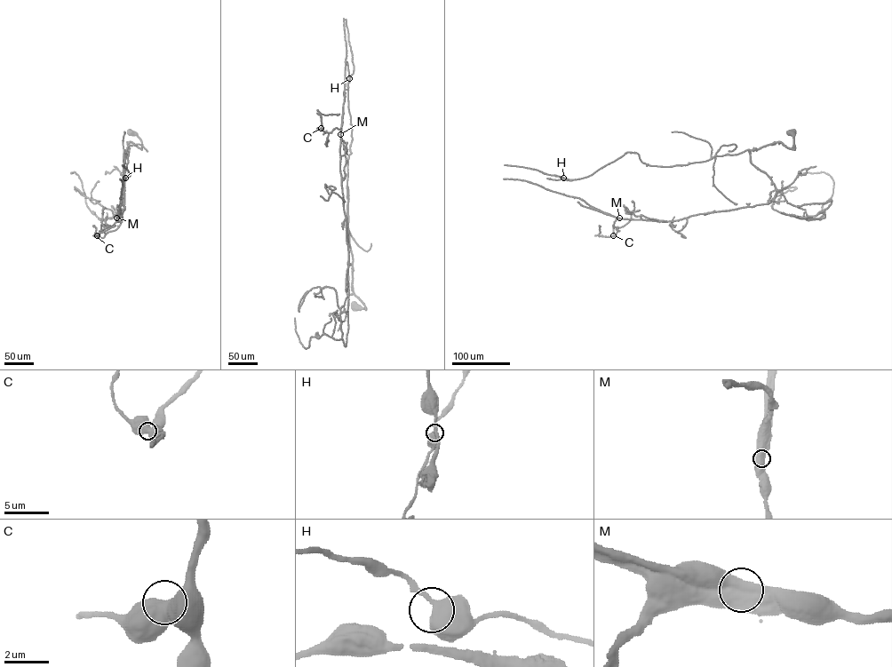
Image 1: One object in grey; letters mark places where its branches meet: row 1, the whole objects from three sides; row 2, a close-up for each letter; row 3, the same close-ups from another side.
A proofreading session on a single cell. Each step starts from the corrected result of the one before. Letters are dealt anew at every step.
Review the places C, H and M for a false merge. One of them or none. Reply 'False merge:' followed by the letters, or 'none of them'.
False merge: M

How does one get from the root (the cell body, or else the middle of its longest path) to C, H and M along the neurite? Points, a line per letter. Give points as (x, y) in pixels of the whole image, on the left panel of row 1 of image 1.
C: (131, 132), (139, 138), (141, 147), (128, 143), (122, 195), (124, 210), (117, 221), (116, 218), (97, 235)
H: (131, 132), (139, 138), (141, 147), (128, 143), (123, 165), (127, 152), (125, 178)
M: (131, 132), (139, 138), (141, 147), (128, 143), (122, 195), (124, 210), (117, 221), (116, 218)

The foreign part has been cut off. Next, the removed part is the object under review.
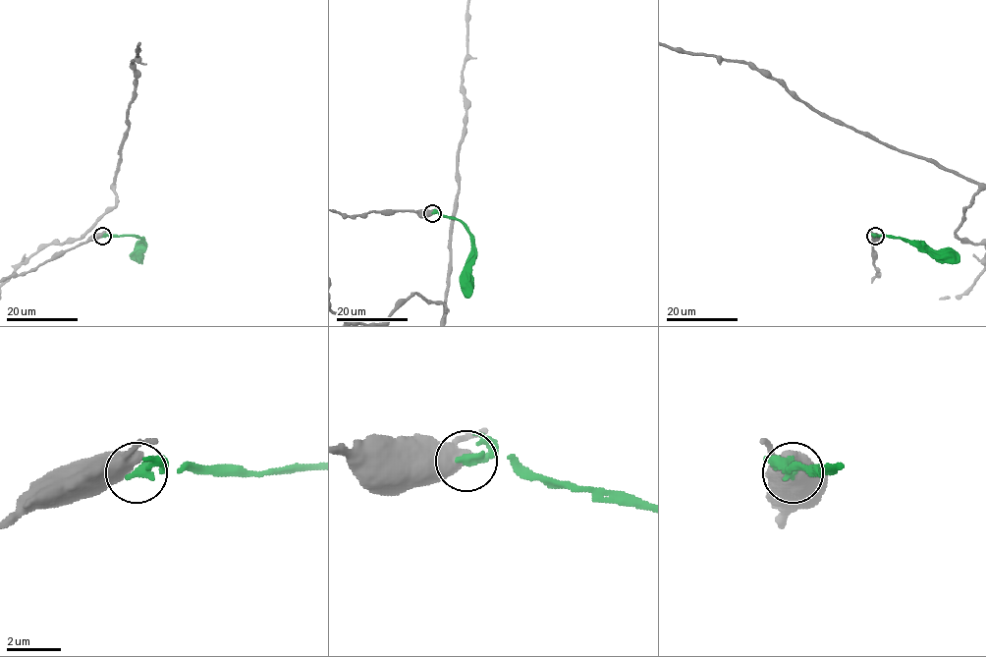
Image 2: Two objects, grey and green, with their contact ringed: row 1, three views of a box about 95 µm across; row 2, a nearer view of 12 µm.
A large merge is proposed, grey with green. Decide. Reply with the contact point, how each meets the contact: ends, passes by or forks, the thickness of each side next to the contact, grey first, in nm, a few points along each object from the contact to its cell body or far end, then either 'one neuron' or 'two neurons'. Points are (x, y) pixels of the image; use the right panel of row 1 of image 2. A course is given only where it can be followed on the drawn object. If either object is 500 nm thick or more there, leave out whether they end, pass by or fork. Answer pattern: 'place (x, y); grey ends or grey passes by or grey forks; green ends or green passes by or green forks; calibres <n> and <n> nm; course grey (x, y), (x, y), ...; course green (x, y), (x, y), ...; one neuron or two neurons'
place (875, 236); calibres 550 and 320 nm; course green (875, 236), (917, 241), (934, 257), (953, 257), (958, 262); two neurons

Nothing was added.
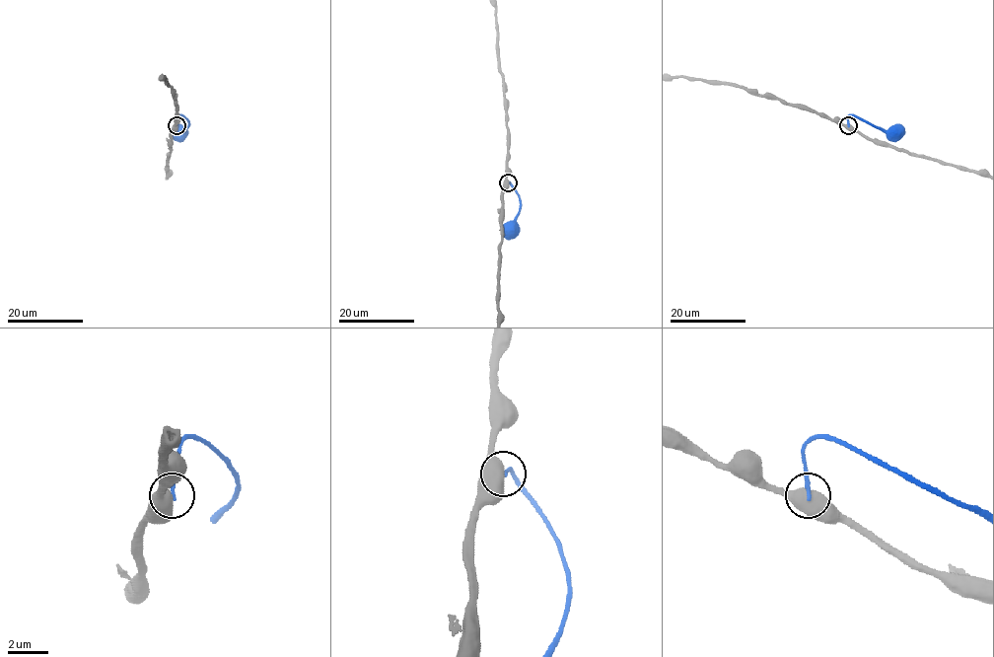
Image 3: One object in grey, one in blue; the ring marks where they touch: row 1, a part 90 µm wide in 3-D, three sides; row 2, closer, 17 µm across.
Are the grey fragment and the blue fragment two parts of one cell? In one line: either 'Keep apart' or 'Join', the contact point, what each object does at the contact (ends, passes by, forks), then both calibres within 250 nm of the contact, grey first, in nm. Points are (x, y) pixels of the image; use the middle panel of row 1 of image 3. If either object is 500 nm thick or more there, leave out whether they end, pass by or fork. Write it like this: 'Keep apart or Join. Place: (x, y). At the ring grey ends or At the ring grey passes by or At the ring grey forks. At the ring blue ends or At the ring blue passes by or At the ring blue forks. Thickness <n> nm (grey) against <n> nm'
Keep apart. Place: (508, 182). Thickness 550 nm (grey) against 200 nm

